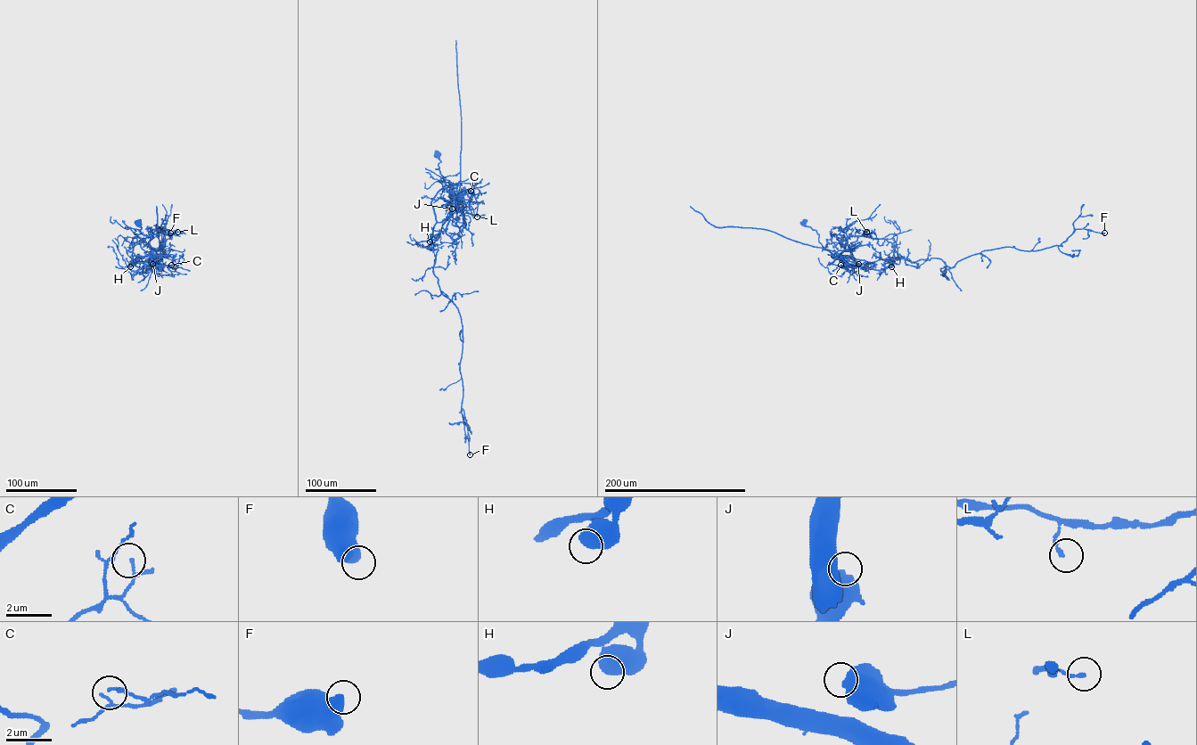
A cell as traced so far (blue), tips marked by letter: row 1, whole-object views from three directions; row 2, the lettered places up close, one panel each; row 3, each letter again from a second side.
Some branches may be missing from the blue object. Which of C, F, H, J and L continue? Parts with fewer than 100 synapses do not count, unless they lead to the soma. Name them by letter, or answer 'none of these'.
none of these

